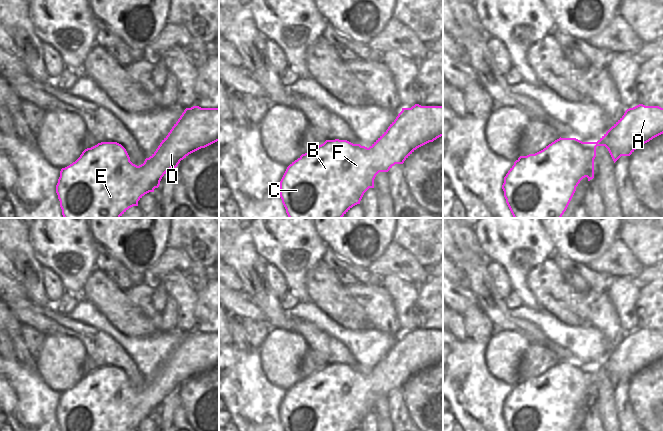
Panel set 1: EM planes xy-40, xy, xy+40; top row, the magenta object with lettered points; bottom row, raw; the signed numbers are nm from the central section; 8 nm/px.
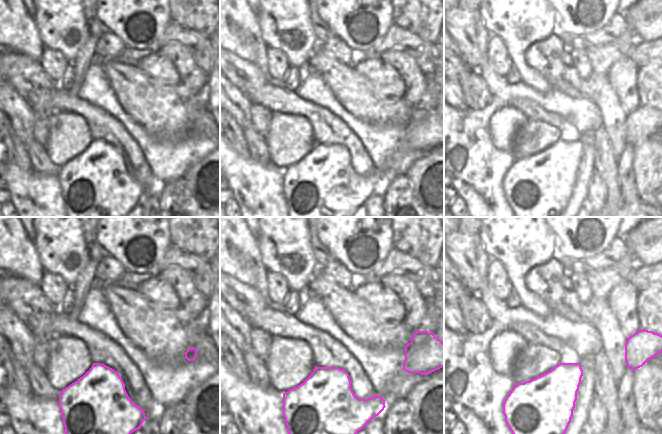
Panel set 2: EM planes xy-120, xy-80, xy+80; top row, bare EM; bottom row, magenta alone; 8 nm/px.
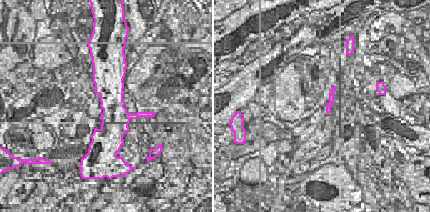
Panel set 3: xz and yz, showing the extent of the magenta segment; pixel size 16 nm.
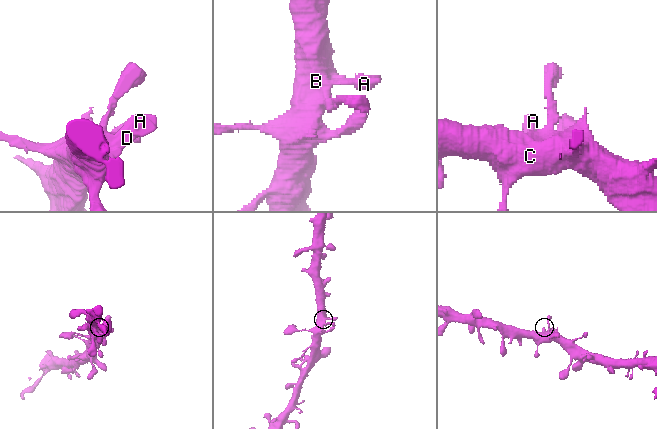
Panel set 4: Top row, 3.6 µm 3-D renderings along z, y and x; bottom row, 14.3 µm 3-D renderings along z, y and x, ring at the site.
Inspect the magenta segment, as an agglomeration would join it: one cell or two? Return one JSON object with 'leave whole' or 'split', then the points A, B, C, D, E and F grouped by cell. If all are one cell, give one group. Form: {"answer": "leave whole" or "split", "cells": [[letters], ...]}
{"answer": "leave whole", "cells": [["A", "B", "C", "D", "E", "F"]]}

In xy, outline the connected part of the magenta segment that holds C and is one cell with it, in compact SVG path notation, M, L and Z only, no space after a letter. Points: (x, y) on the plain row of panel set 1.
M415 328L411 332L402 332L396 343L390 348L388 353L369 371L353 368L347 364L326 364L323 368L313 374L302 378L297 384L292 386L286 393L280 405L280 421L284 431L353 431L360 428L364 417L369 412L374 412L374 403L379 396L388 396L395 388L403 388L404 385L419 371L433 366L443 360L443 330L421 330Z

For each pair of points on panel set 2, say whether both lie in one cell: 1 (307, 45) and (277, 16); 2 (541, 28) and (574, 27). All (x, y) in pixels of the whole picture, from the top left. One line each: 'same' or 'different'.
1: same
2: different

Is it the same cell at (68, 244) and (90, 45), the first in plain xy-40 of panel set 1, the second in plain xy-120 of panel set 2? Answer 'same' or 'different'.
different

